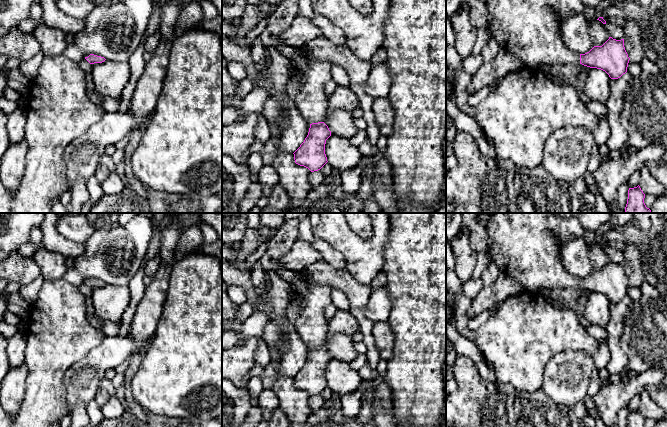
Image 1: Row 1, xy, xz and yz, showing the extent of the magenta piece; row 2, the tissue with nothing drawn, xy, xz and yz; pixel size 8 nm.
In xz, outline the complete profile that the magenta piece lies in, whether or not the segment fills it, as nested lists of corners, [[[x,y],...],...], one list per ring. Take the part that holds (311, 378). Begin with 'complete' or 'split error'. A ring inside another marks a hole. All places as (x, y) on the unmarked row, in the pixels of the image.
split error | [[[308,284],[308,290],[304,294],[298,293],[294,288],[299,298],[301,307],[300,314],[295,321],[295,329],[300,338],[310,348],[309,356],[304,366],[293,377],[295,387],[308,392],[311,396],[320,394],[328,385],[325,378],[326,364],[331,360],[331,355],[323,346],[325,338],[328,334],[328,320],[325,318],[325,309],[332,304],[331,292],[334,288],[328,285],[317,286]]]

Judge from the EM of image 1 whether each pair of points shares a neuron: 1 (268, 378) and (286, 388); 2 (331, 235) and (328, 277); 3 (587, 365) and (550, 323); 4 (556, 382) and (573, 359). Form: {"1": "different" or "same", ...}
{"1": "different", "2": "different", "3": "different", "4": "same"}

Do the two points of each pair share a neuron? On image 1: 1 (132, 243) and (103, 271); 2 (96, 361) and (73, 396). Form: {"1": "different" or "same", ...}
{"1": "same", "2": "same"}

